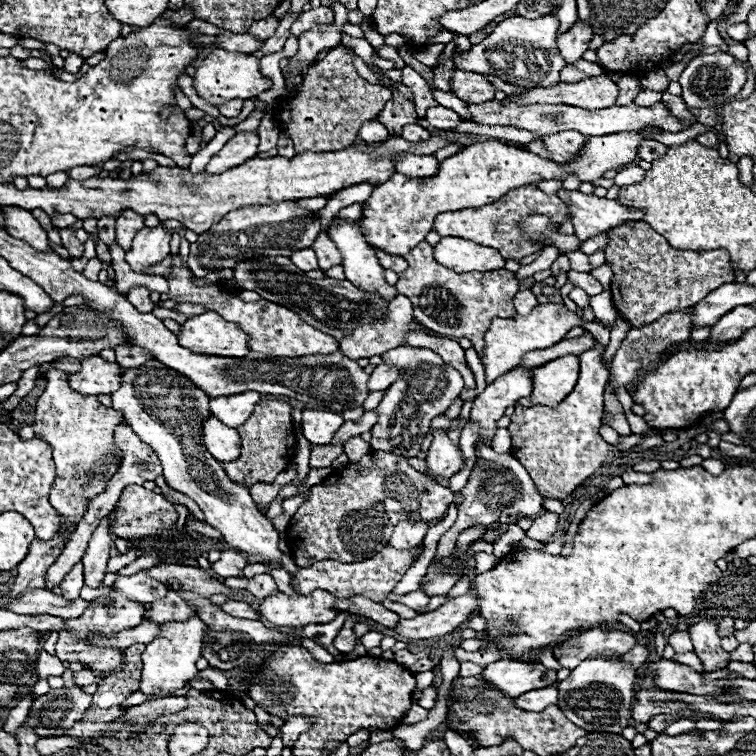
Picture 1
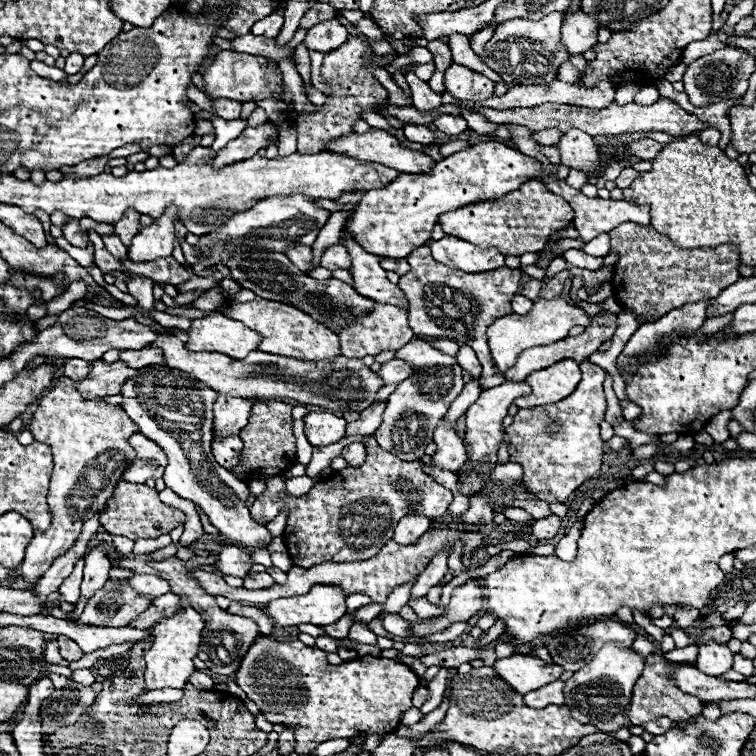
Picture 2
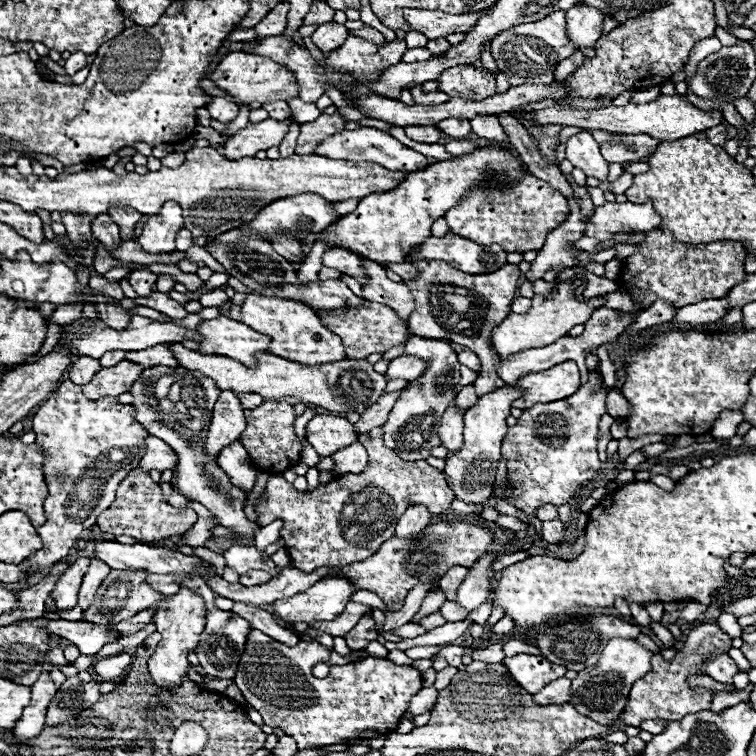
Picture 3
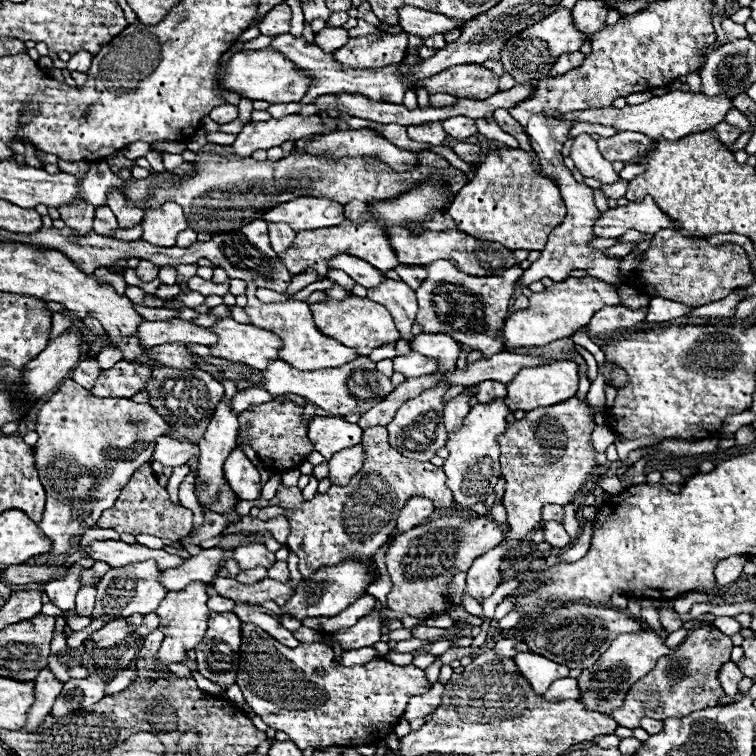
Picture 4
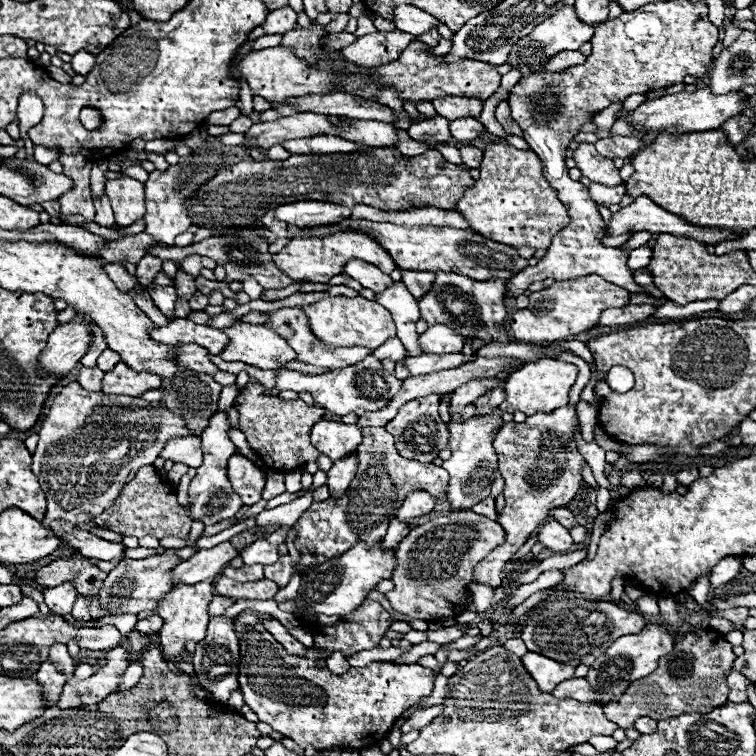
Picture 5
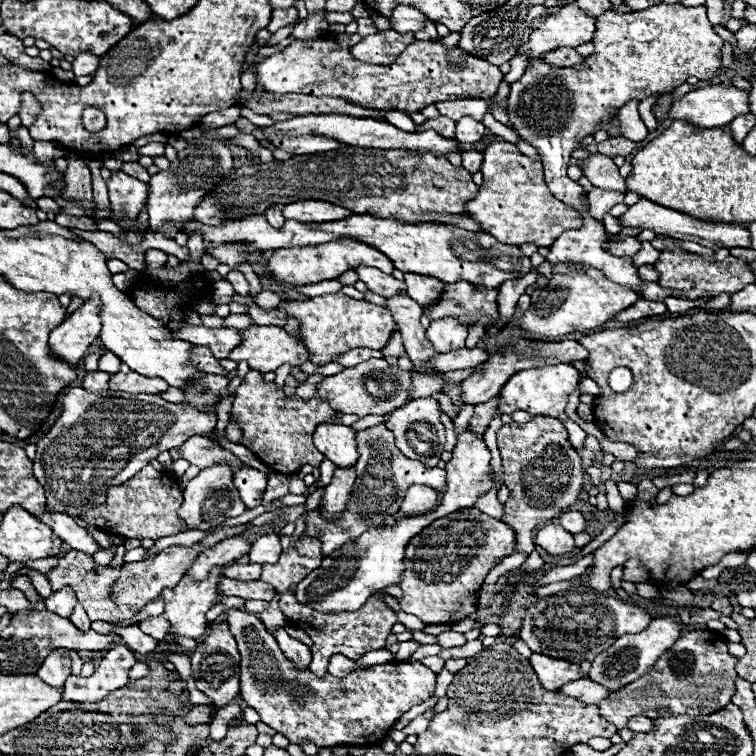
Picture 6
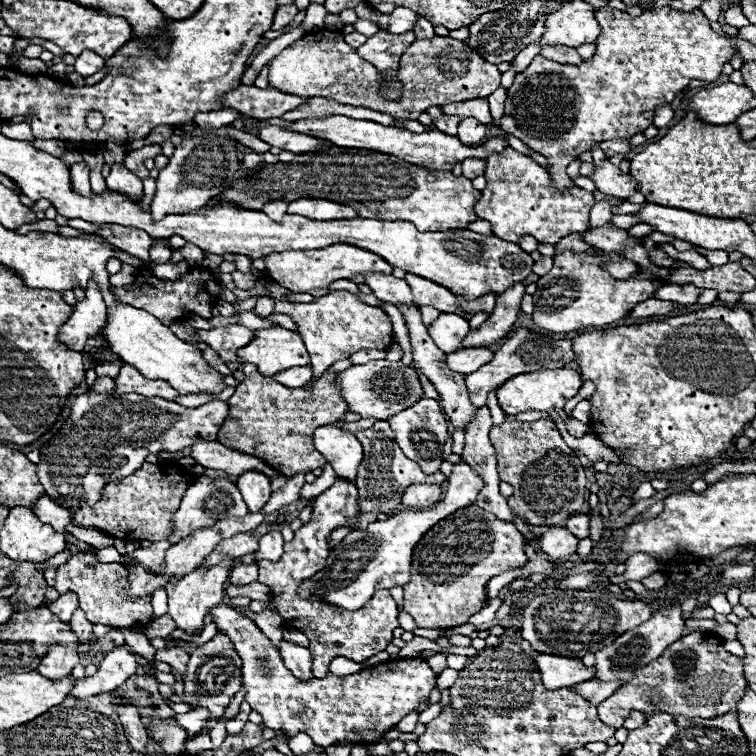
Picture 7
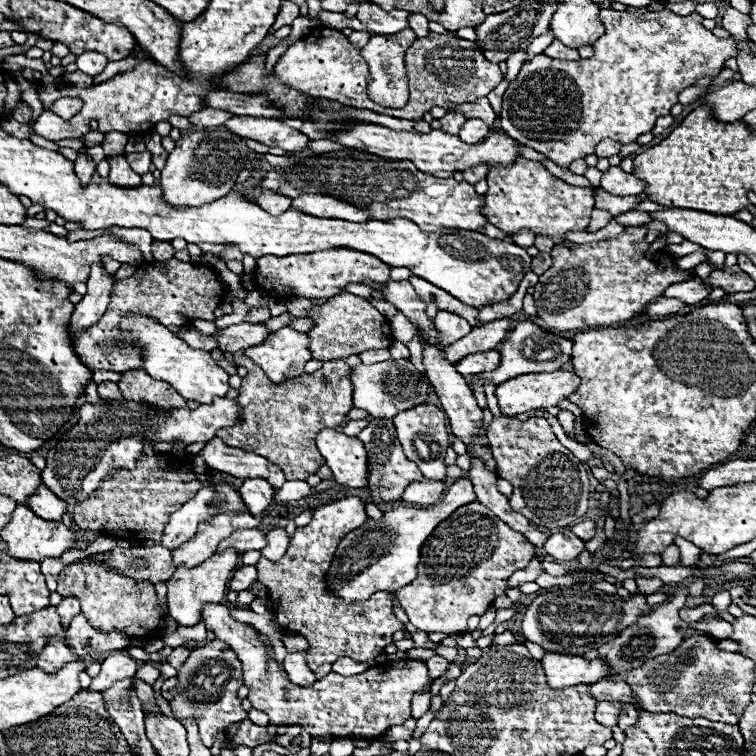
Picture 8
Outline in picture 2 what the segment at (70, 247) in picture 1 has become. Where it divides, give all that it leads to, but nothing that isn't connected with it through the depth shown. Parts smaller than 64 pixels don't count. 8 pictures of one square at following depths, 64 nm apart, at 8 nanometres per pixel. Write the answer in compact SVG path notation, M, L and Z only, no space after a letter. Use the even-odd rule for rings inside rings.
M70 220L66 226L62 226L62 232L64 232L64 238L66 238L72 246L78 246L78 248L88 246L86 230L82 230L82 228L78 226L78 220Z

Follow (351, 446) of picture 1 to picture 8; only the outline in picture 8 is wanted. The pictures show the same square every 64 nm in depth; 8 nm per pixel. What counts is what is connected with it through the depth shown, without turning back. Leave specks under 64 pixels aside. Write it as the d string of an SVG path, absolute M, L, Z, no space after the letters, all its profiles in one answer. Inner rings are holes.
M358 496L330 500L328 504L314 508L310 524L296 528L286 554L278 562L260 558L256 564L258 582L262 582L270 592L274 612L280 616L280 626L290 632L298 632L298 636L304 636L310 642L312 650L308 650L306 660L316 678L324 678L330 672L330 664L342 656L356 662L374 660L384 654L388 644L394 642L392 634L396 630L404 630L392 612L392 596L388 592L376 592L362 604L344 604L340 598L332 596L324 584L324 576L338 542L344 534L360 528L364 522L366 510Z

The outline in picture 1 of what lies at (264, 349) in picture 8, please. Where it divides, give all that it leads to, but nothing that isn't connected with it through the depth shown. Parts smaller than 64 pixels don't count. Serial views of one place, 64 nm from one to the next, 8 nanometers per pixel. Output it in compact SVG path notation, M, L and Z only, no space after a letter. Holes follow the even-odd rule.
M216 312L188 318L180 324L178 340L184 348L200 354L234 358L248 354L248 336L236 324L216 316Z

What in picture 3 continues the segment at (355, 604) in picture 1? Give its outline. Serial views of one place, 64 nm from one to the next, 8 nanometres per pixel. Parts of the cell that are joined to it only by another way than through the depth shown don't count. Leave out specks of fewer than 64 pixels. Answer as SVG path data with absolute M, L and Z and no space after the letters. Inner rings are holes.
M406 622L406 624L398 626L398 628L394 628L392 632L394 632L396 636L400 636L400 638L416 638L416 636L420 636L420 634L426 634L428 630L424 630L420 624Z

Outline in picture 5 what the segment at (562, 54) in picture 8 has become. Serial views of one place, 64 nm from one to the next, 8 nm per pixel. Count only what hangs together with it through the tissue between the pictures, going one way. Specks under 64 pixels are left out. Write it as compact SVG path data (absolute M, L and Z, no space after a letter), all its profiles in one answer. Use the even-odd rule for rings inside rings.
M560 52L558 56L552 56L548 62L546 62L546 70L548 72L562 72L566 68L572 68L572 66L578 66L586 60L584 54L580 52Z

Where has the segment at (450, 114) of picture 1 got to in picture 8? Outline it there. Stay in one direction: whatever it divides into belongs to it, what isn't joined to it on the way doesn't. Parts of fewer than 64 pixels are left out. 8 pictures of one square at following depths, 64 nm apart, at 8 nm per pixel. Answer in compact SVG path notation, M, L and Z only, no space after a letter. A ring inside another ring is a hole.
M468 118L466 122L464 122L464 126L462 126L462 130L460 130L460 140L464 140L466 144L476 144L476 142L480 142L480 140L484 140L484 136L488 136L488 126L482 122L482 120L478 120L478 118Z

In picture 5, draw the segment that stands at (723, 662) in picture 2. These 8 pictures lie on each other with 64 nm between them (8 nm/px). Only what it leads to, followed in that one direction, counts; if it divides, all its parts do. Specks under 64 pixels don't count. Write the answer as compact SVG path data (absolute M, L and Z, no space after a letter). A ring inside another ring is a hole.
M732 668L726 676L726 684L728 684L728 690L730 690L730 694L728 694L730 702L748 702L748 696L746 696L748 680L740 672L736 672Z

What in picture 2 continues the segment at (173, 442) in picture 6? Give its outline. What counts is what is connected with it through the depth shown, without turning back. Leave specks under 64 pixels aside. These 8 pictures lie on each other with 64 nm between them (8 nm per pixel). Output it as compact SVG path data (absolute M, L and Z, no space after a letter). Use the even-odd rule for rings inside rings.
M58 376L54 386L38 400L30 426L34 440L48 444L54 456L54 472L48 492L52 526L44 534L34 534L20 564L20 580L26 584L38 584L40 576L44 576L52 562L76 542L82 522L94 516L106 498L112 496L116 480L136 456L126 440L130 434L138 432L138 428L120 406L110 406L102 398L84 400L74 388L74 380L66 376Z

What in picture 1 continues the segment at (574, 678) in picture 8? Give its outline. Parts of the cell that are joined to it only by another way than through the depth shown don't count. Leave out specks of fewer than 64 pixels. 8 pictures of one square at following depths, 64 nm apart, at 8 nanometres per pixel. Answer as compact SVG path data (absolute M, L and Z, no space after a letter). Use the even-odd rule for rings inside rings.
M502 658L484 666L480 678L484 678L486 684L500 690L502 694L514 698L530 692L532 688L544 688L544 684L554 684L556 670L548 670L542 664L526 664Z

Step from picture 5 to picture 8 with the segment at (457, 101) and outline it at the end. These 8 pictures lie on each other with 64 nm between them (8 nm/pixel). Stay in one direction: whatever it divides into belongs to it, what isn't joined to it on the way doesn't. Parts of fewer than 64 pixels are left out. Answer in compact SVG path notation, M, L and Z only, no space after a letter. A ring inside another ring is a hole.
M487 97L478 98L478 100L472 102L472 104L460 104L460 108L454 108L454 110L460 112L460 114L464 114L466 118L480 118L480 120L484 120L486 124L494 124L494 120L498 118L498 116L494 114L494 110L490 108Z

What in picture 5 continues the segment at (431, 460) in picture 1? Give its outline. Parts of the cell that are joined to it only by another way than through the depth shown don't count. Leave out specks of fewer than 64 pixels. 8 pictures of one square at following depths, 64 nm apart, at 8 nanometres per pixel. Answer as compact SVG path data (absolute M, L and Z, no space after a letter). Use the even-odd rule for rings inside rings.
M486 378L486 380L468 382L468 384L460 386L460 388L456 388L456 392L452 394L452 404L450 404L450 408L452 408L450 418L452 418L452 422L460 422L464 406L476 402L478 396L482 396L486 390L492 390L496 384L498 384L496 378Z

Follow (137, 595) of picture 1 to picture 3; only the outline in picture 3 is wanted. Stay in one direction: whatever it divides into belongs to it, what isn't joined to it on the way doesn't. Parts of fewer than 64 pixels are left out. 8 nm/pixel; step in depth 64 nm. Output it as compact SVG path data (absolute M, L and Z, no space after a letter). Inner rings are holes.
M150 574L150 576L146 578L146 584L148 584L150 588L156 588L156 592L160 592L160 594L164 594L164 596L174 596L174 594L180 590L174 576Z

